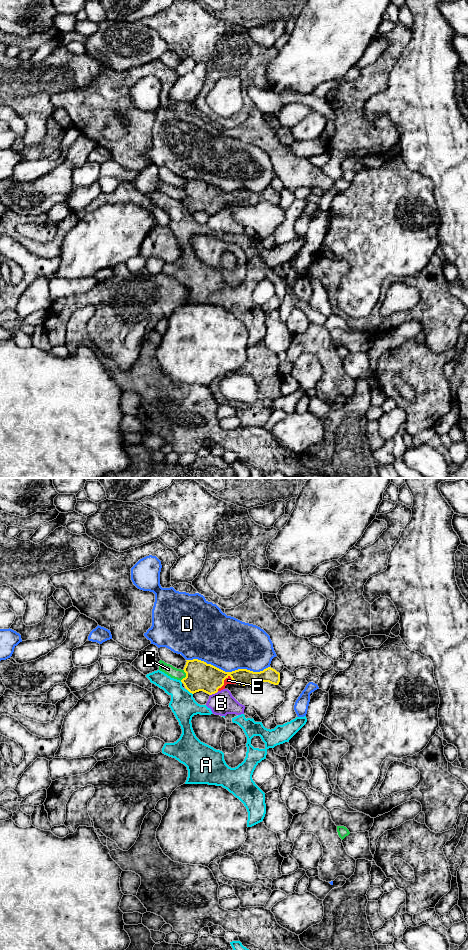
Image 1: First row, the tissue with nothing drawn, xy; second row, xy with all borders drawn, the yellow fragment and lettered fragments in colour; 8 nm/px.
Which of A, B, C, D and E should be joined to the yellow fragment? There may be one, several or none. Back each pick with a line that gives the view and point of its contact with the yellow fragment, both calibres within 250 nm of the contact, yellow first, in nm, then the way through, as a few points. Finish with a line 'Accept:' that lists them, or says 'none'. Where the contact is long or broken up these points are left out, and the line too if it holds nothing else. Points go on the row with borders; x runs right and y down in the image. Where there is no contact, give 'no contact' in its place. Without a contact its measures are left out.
E: xy (225, 678) | 240/50 nm
Accept: E

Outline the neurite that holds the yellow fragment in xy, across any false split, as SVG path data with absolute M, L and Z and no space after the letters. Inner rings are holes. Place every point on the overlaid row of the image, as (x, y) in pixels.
M198 659L186 661L183 669L186 677L181 682L192 694L203 691L212 695L225 689L227 684L251 686L261 682L269 682L278 685L280 682L280 673L271 667L260 672L253 672L247 669L225 672Z

